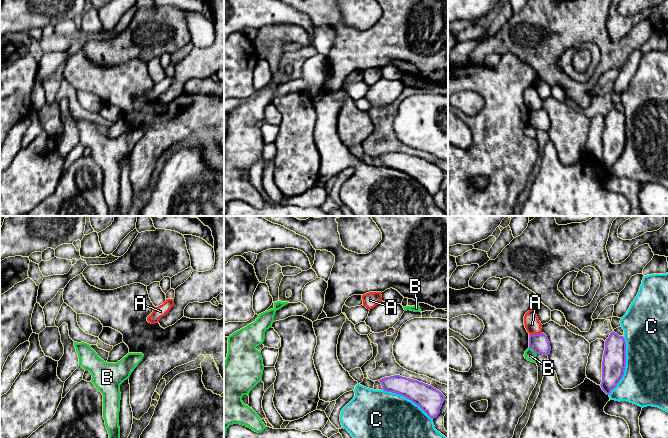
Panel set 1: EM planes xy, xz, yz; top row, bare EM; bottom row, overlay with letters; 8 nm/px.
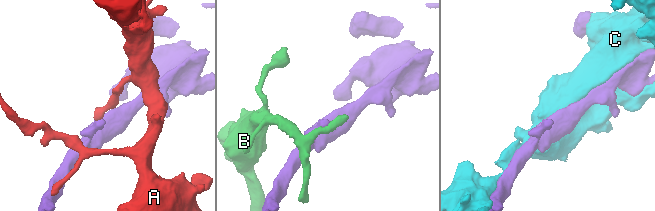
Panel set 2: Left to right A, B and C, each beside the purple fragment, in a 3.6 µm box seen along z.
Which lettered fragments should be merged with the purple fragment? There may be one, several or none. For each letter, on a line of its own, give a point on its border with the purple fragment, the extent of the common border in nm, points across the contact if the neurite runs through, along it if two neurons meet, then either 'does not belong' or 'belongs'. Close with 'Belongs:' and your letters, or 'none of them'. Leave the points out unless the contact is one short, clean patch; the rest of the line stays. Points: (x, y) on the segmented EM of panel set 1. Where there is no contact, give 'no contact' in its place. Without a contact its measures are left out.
A: meets purple in yz at (535, 334); contact 110 nm long; border along yz (541, 332), (529, 335); does not belong
B: meets purple in yz at (533, 350); contact 90 nm long; border along yz (529, 347), (536, 354); does not belong
C: meets purple in yz at (625, 366); contact 480 nm long; does not belong
Belongs: none of them

